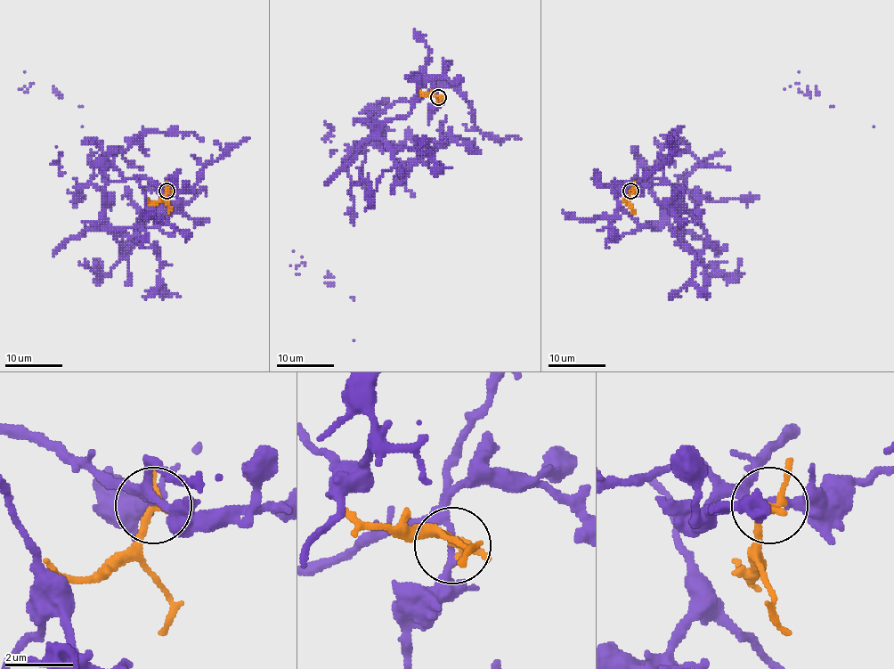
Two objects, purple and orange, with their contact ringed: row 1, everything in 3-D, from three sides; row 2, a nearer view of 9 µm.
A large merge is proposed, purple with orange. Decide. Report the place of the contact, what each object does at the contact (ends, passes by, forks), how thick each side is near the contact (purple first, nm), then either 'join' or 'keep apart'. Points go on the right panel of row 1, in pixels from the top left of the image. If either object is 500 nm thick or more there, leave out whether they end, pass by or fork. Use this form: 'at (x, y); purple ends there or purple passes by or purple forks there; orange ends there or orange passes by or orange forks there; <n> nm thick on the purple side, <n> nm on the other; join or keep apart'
at (630, 191); purple passes by; orange passes by; 190 nm thick on the purple side, 220 nm on the other; keep apart

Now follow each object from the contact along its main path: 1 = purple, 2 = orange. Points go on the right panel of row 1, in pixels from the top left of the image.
1: (631, 191), (634, 177), (671, 207), (676, 185), (716, 200), (759, 196), (874, 126)
2: (631, 191), (627, 202), (625, 199)

